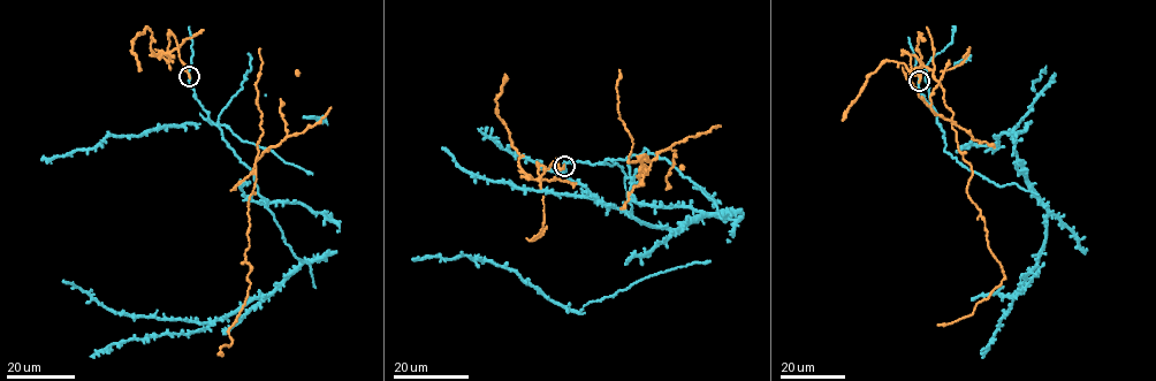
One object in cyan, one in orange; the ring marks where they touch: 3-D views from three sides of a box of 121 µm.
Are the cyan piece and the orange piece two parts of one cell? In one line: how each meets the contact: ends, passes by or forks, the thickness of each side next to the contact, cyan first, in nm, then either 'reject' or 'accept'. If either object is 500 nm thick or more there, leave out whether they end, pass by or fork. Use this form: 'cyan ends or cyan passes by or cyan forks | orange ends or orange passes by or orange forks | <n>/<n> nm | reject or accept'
cyan passes by | orange ends | 190/300 nm | reject

